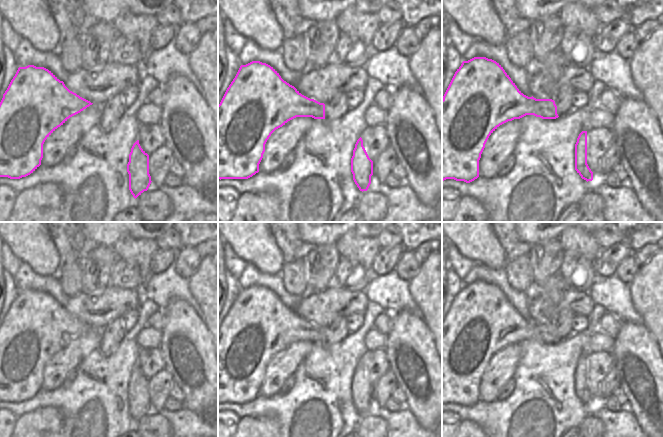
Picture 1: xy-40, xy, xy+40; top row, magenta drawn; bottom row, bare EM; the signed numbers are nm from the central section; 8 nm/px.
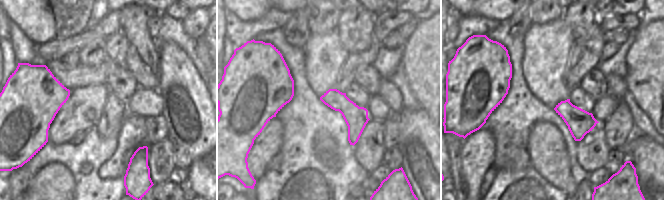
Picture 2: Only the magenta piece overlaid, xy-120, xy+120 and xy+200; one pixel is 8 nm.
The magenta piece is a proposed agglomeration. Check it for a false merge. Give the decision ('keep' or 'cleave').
keep

